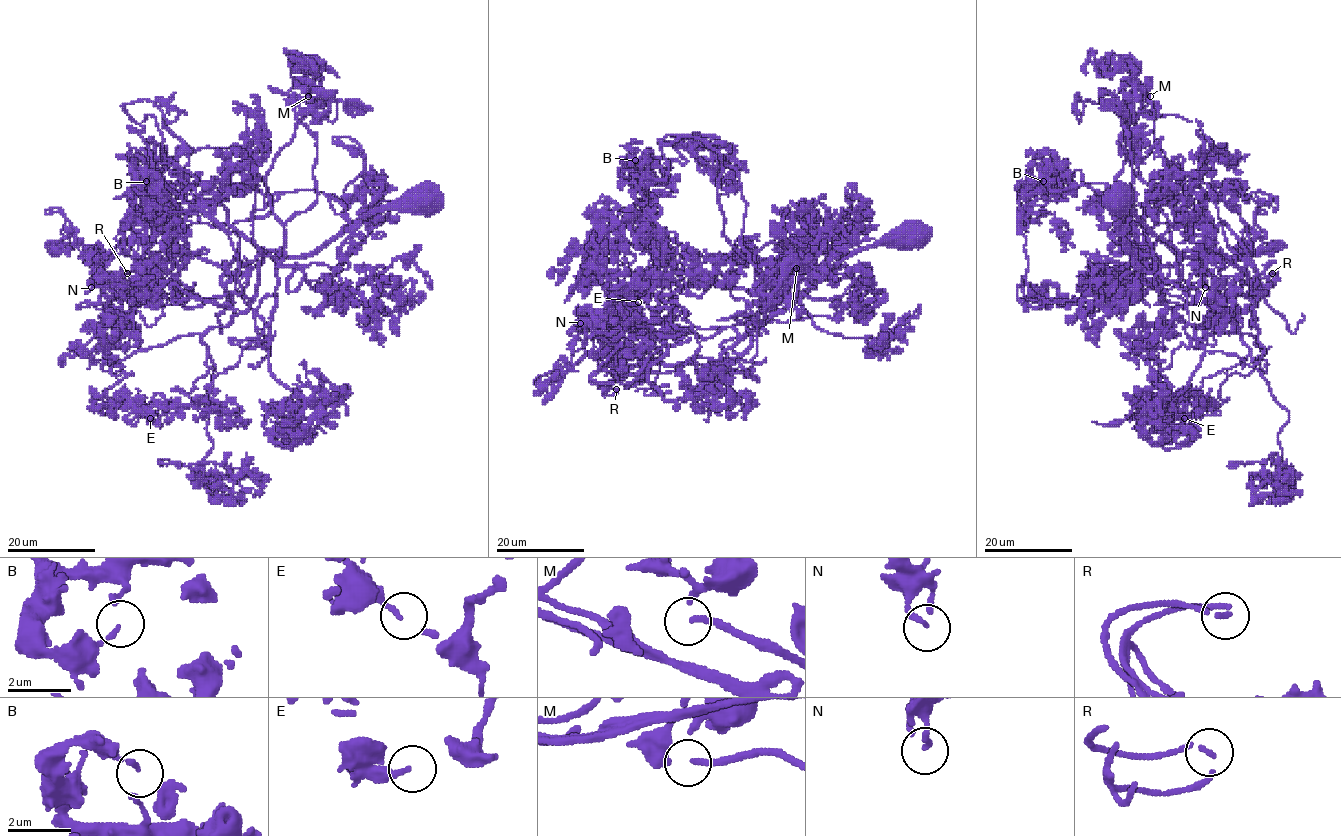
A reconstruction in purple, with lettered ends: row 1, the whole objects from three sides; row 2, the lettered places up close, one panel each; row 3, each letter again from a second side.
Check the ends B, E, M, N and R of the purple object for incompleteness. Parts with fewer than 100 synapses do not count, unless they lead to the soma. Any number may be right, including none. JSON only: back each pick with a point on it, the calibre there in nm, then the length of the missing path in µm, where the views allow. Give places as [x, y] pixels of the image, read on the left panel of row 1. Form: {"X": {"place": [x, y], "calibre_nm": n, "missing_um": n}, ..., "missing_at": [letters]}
{"missing_at": []}

